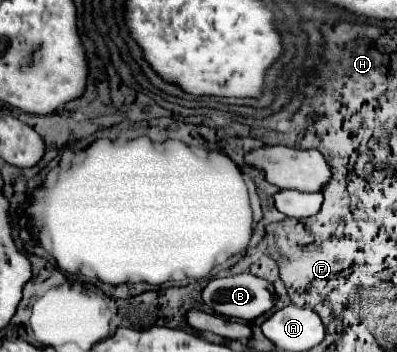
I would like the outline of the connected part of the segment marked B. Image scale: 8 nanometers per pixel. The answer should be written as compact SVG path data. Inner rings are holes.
M245 272L211 280L203 290L203 302L221 316L255 320L275 306L277 294L271 282Z

